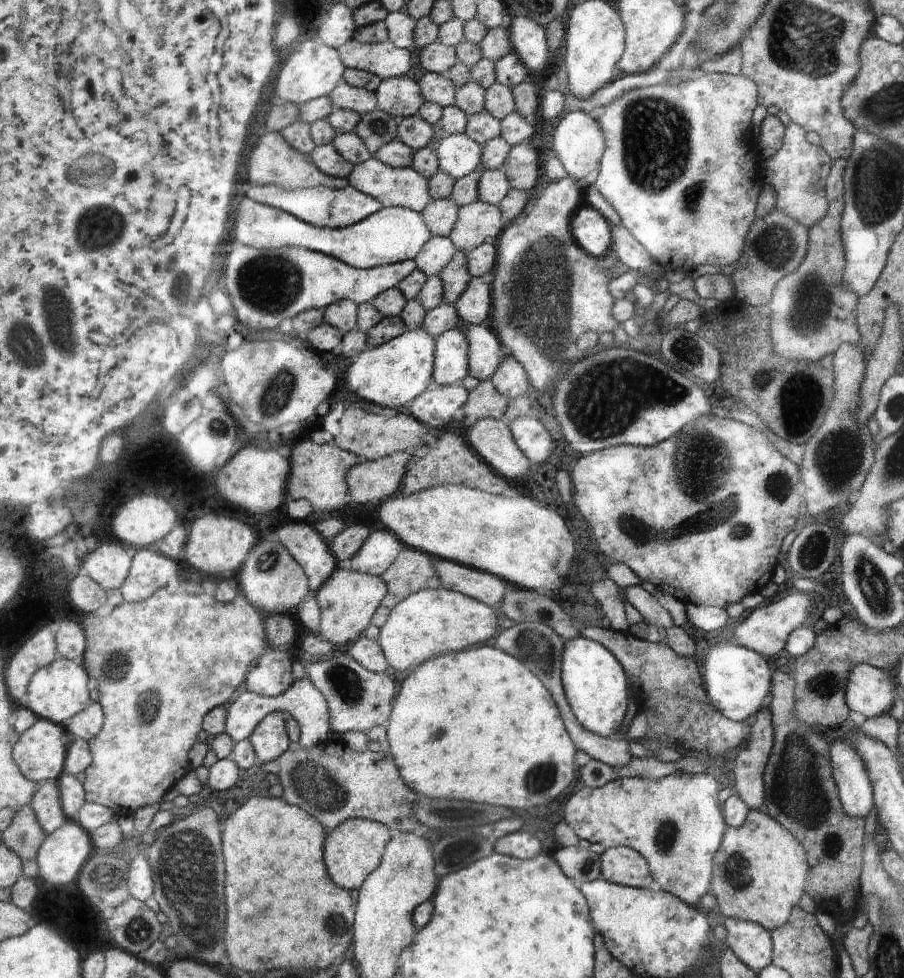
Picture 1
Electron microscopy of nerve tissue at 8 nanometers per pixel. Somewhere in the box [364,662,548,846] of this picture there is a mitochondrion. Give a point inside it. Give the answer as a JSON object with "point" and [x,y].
{"point":[445,813]}

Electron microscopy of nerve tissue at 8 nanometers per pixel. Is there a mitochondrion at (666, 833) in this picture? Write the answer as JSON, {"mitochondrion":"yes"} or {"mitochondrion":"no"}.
{"mitochondrion":"yes"}

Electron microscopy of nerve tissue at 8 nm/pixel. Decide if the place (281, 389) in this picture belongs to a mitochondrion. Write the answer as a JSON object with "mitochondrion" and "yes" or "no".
{"mitochondrion":"yes"}

